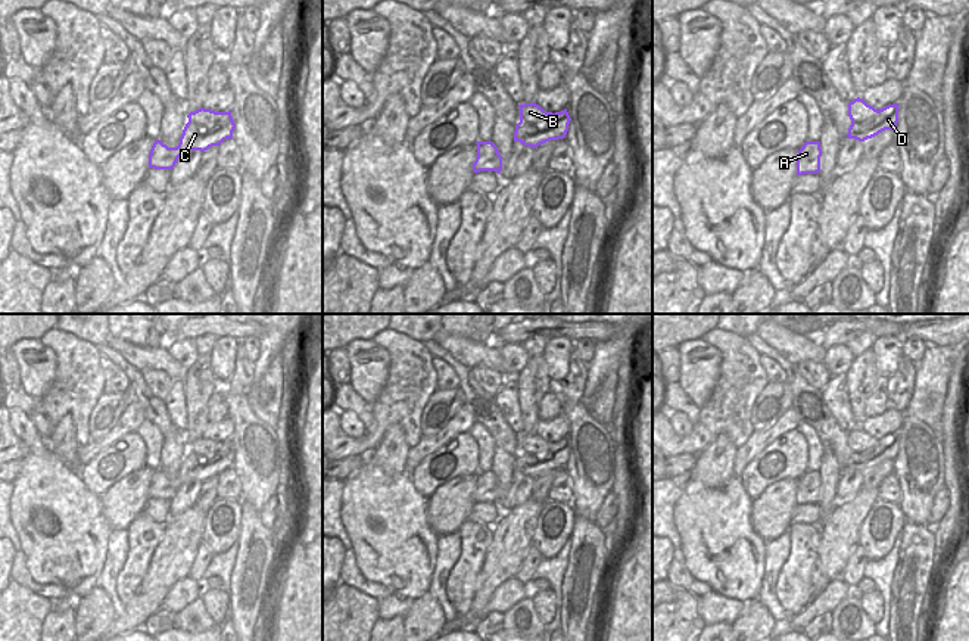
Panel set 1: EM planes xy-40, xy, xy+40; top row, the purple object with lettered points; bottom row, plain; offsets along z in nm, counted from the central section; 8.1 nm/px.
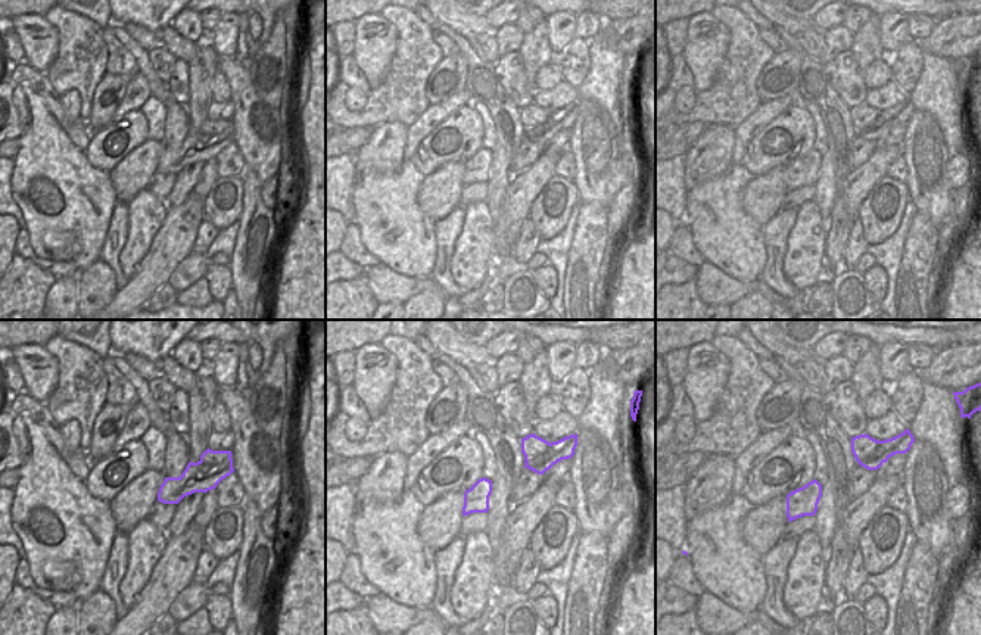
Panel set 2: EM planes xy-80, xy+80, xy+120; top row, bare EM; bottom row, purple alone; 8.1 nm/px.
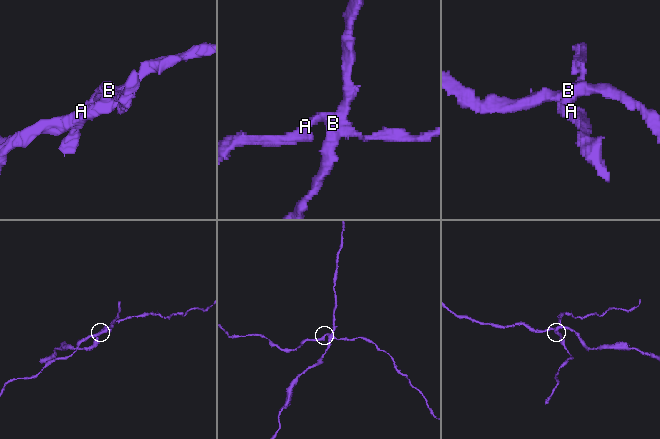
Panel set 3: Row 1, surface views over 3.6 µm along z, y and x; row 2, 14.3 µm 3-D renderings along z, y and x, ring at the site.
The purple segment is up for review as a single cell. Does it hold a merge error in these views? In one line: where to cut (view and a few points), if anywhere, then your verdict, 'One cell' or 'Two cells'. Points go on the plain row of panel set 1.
Split along xy (567, 444), (555, 451), (547, 451), (539, 456), (520, 453). Two cells

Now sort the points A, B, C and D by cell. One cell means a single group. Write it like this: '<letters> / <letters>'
A C D / B

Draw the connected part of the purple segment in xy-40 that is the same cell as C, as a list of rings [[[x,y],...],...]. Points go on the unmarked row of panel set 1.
[[[221,451],[214,458],[187,452],[177,477],[168,477],[161,470],[155,470],[149,485],[149,498],[172,500],[184,482],[205,482],[212,476],[219,476],[224,470],[233,469],[234,458],[234,451]]]

